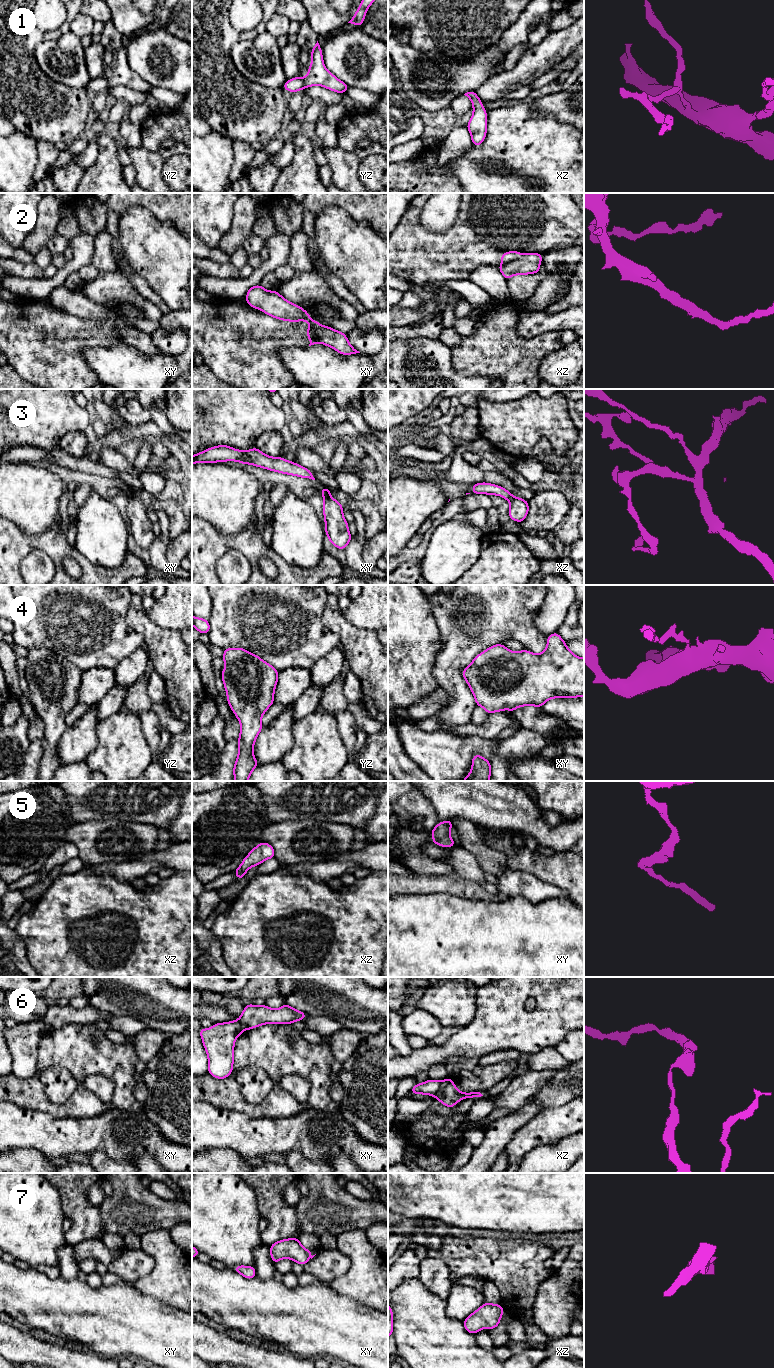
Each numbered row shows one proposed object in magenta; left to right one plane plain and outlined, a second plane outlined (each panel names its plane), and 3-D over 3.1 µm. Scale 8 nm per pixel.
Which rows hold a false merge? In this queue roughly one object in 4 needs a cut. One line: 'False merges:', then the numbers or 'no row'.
False merges: 6

